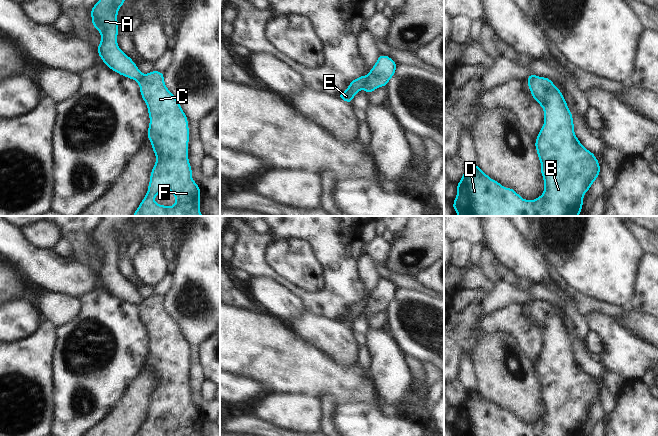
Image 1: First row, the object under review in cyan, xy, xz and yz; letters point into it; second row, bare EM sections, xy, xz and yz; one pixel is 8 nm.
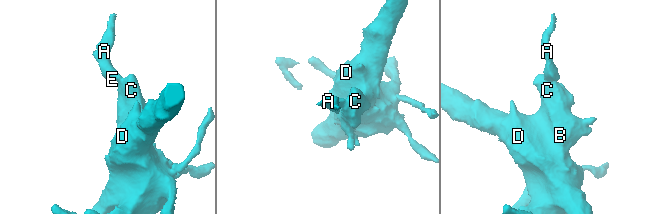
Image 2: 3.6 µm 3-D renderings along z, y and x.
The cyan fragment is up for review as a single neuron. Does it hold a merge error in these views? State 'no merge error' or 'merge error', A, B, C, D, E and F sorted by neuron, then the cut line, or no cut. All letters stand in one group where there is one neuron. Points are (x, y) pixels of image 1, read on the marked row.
merge error; groups A E / B C D F; cut xz (365, 76), (365, 82), (362, 87)

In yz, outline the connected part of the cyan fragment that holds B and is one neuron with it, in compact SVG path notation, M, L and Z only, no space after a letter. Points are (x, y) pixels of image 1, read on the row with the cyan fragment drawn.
M529 76L526 79L533 99L544 109L544 125L535 140L541 163L544 193L535 200L524 200L513 188L504 188L492 180L478 165L467 165L456 185L457 196L452 204L458 216L578 216L584 194L600 176L600 164L574 133L573 116L562 92L551 79Z

